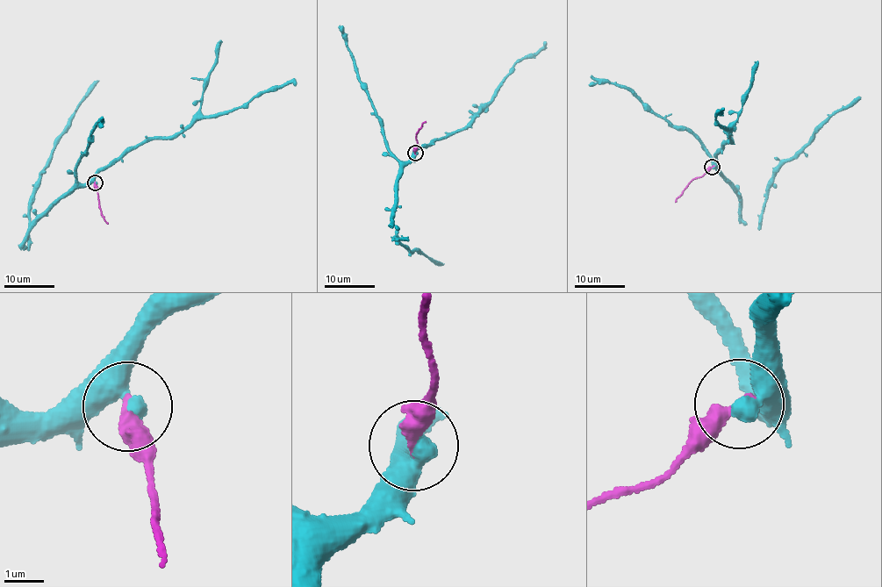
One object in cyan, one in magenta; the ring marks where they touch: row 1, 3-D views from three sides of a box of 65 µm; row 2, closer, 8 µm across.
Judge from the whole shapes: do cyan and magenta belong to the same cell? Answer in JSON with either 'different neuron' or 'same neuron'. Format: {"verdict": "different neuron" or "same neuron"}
{"verdict": "different neuron"}

